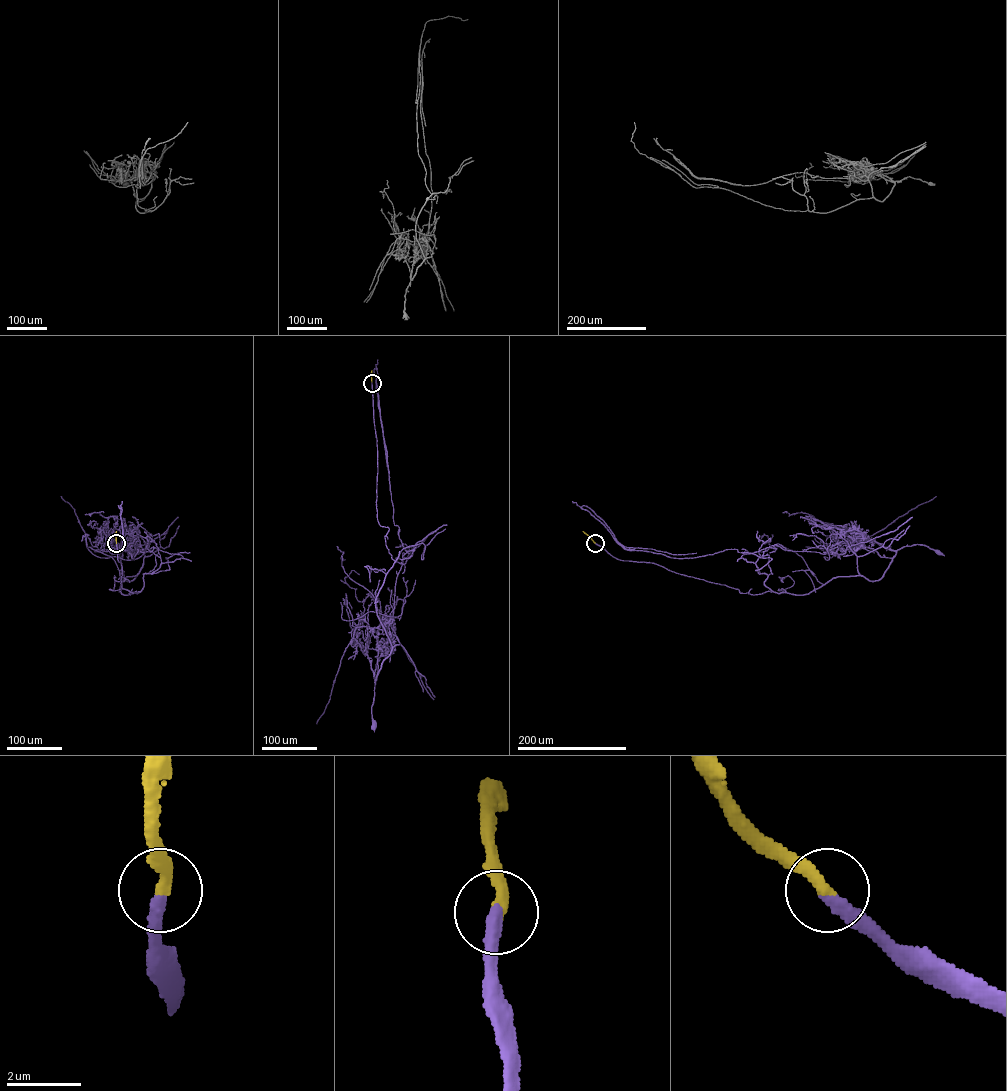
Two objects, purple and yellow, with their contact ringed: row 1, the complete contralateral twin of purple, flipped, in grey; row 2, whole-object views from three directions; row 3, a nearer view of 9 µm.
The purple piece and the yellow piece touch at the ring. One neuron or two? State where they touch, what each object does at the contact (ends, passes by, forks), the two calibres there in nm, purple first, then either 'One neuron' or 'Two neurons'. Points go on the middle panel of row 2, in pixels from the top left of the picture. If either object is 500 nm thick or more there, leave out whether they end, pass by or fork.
Place: (372, 383). At the ring purple ends. At the ring yellow ends. Thickness 360 nm (purple) against 320 nm. One neuron

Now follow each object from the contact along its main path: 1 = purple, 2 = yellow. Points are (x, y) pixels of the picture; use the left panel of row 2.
1: (116, 543), (121, 587), (138, 593), (120, 591), (124, 578), (136, 575), (126, 580), (118, 552)
2: (116, 543), (116, 531)

